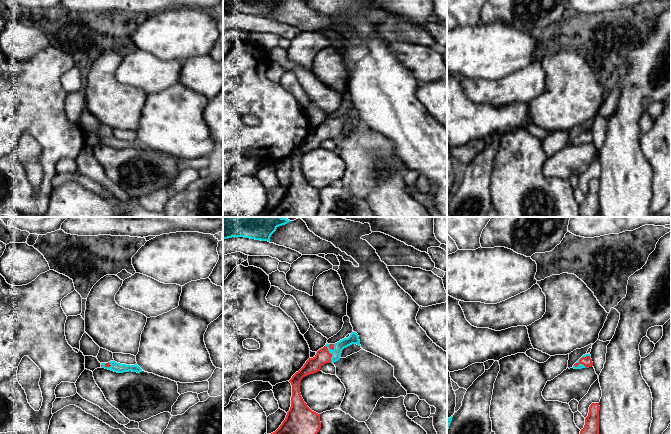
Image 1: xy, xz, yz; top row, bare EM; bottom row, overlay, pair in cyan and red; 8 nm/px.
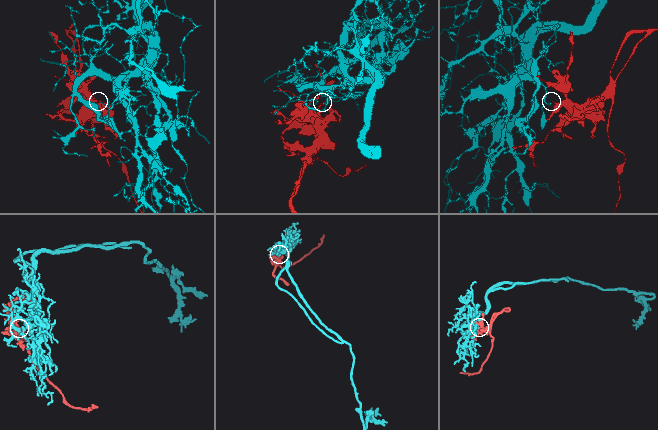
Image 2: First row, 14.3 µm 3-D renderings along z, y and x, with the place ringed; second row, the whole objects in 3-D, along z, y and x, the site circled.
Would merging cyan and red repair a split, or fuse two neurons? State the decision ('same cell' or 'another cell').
another cell

